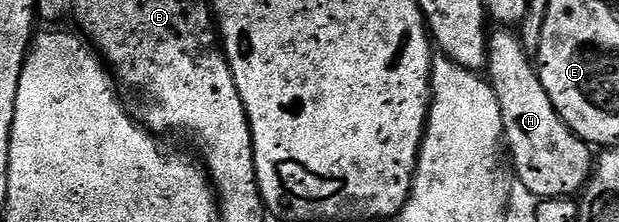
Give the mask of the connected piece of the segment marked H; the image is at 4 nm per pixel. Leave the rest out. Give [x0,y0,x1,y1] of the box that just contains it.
[486,30,594,200]

